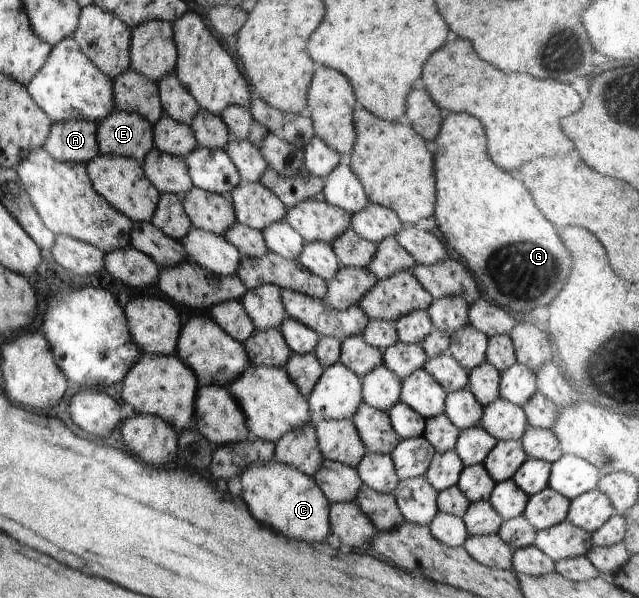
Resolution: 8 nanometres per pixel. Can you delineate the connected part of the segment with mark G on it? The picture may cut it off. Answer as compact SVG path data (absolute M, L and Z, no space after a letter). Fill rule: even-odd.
M468 113L446 114L437 139L428 147L434 155L438 190L436 220L453 252L464 258L486 294L512 314L548 306L570 276L570 252L534 206L524 184L488 158L482 124Z

